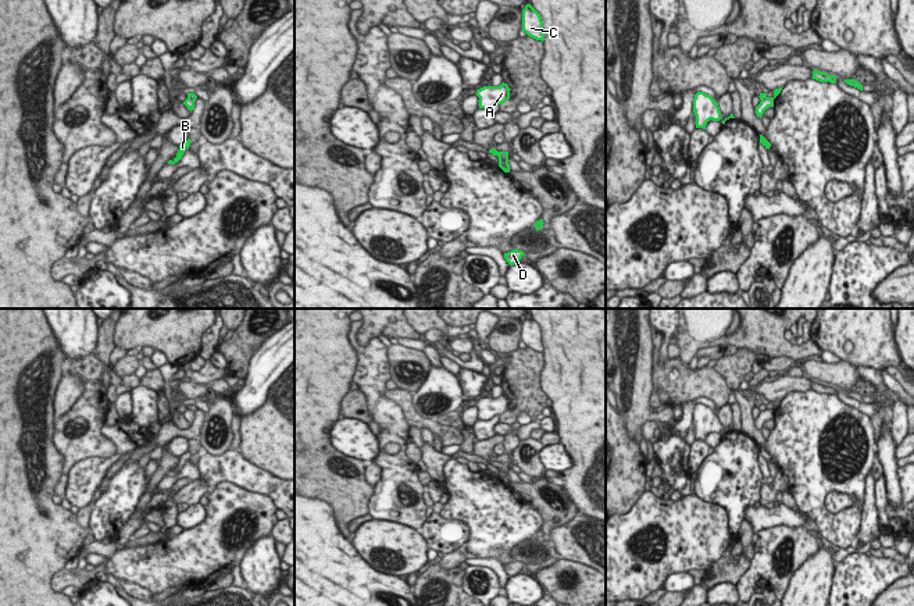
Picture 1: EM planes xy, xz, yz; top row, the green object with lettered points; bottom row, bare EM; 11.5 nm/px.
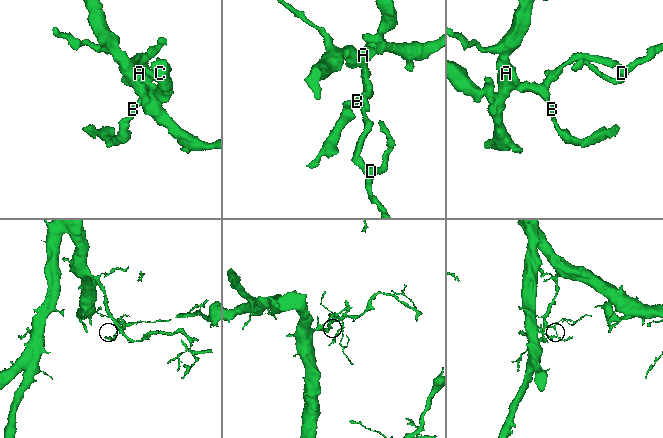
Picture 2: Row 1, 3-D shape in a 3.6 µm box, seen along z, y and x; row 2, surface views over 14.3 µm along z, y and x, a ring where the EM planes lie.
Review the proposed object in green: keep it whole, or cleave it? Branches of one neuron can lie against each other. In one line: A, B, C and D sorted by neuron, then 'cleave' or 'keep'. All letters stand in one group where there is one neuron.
A B C / D; cleave

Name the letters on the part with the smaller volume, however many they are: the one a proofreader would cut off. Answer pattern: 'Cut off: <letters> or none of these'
Cut off: D

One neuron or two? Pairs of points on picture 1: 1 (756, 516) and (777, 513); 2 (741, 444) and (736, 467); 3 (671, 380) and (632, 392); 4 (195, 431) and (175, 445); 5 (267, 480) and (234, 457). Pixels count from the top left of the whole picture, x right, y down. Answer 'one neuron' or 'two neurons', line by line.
1: one neuron
2: one neuron
3: two neurons
4: two neurons
5: one neuron

